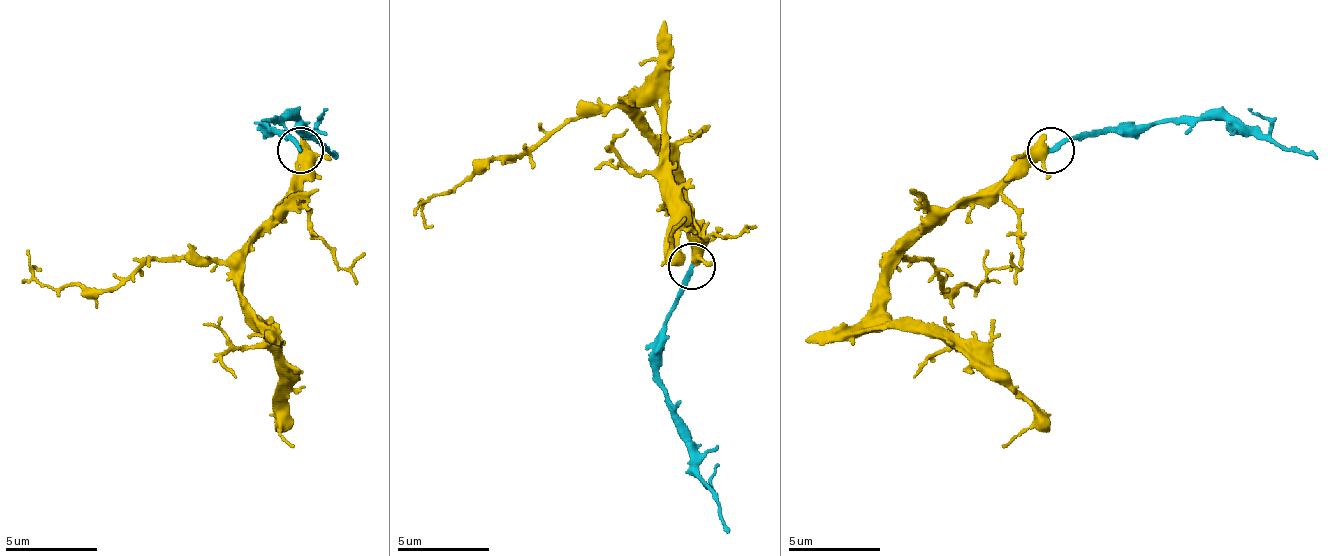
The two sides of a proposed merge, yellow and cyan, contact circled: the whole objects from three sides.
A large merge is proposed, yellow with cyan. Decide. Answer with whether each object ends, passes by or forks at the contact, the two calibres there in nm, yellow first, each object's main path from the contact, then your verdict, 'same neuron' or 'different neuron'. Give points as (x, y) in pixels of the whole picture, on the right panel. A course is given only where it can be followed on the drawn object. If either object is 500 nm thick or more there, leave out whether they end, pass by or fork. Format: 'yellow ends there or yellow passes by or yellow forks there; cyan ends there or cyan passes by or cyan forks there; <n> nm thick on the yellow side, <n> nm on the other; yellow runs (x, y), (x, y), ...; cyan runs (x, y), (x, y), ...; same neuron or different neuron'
yellow passes by; cyan ends there; 400 nm thick on the yellow side, 240 nm on the other; yellow runs (1052, 151), (1029, 151), (954, 202), (890, 272), (894, 323), (954, 332), (1033, 411), (1001, 448); cyan runs (1052, 151), (1107, 128), (1191, 119), (1260, 128), (1279, 147), (1316, 156); same neuron

